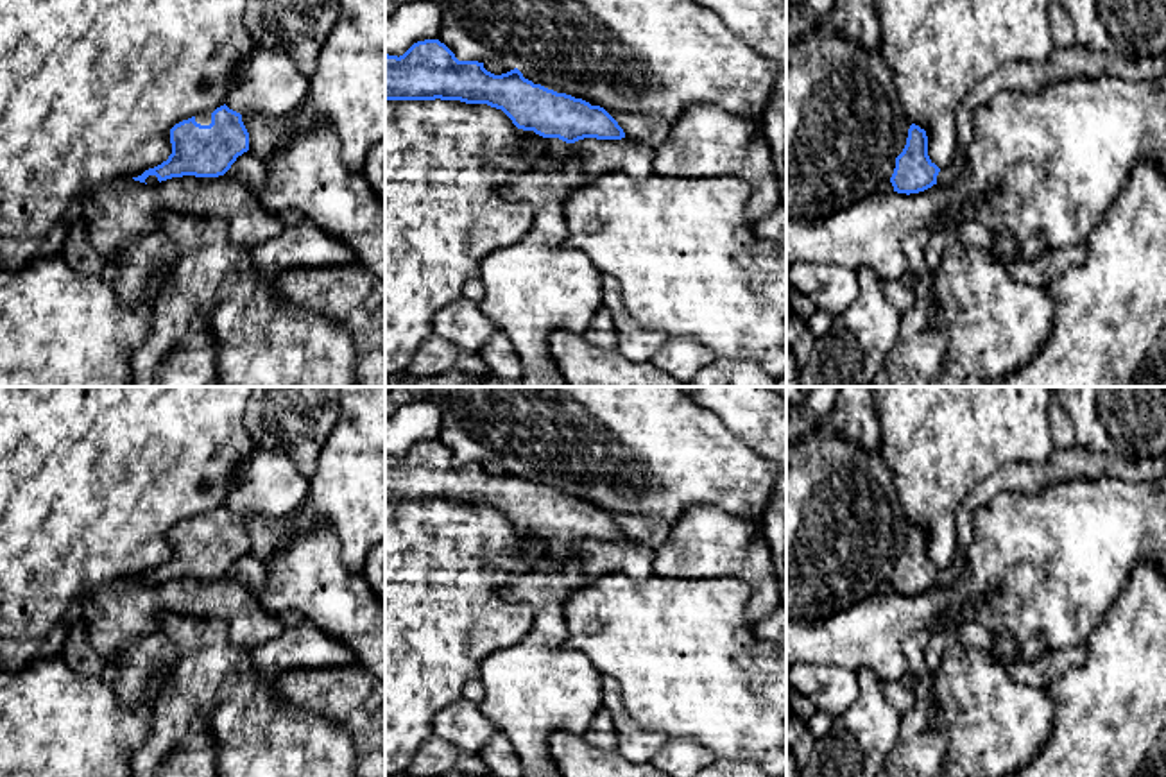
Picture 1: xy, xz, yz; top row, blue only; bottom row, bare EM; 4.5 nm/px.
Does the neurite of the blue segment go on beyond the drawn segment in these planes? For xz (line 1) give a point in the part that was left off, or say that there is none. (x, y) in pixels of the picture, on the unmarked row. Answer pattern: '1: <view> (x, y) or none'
1: xz (557, 550)

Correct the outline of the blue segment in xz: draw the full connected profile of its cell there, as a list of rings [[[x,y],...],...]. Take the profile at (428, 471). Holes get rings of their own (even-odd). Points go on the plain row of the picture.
[[[439,440],[417,442],[399,458],[385,455],[385,501],[435,500],[502,510],[518,530],[543,537],[555,562],[571,559],[579,541],[625,539],[604,508],[534,485],[518,469],[494,476],[484,464],[459,462]]]

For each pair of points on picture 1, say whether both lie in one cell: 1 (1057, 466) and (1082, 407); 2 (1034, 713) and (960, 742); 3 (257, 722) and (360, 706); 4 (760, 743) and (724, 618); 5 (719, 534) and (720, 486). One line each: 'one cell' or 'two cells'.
1: two cells
2: one cell
3: two cells
4: one cell
5: two cells

